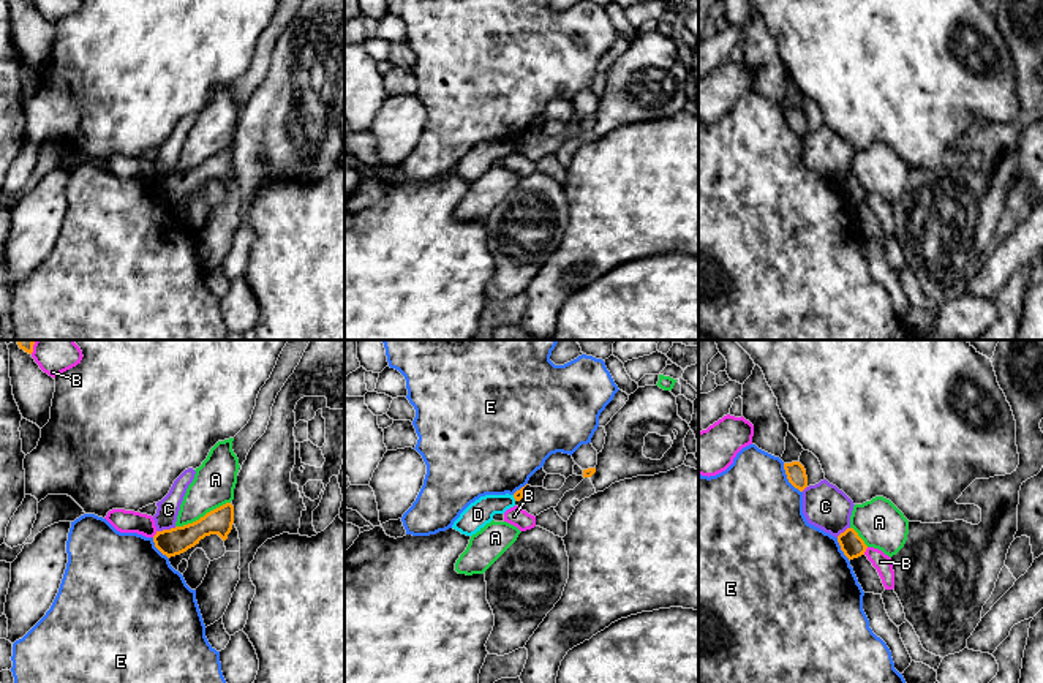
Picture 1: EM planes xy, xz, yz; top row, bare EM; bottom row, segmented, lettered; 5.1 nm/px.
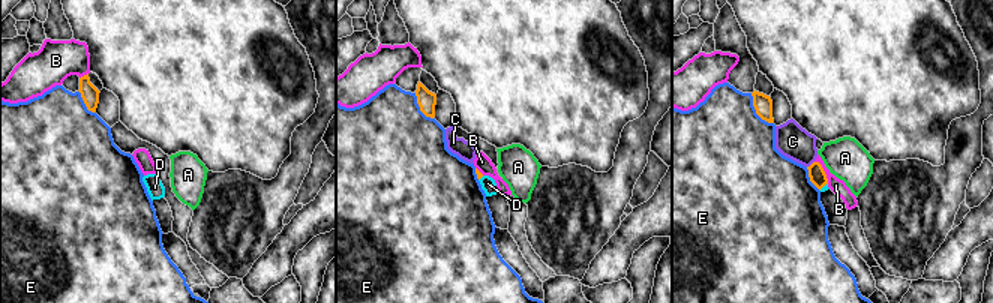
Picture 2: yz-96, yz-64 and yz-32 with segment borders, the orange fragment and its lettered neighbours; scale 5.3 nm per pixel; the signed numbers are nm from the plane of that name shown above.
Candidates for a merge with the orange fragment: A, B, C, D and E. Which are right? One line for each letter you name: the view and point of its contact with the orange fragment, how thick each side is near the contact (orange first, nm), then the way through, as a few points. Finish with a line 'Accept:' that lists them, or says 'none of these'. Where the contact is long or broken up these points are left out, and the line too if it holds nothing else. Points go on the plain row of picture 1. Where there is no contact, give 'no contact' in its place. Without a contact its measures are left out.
Accept: none of these

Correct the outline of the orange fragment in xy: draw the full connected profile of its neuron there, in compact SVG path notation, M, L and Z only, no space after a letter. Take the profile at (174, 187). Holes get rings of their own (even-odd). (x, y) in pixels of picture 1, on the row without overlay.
M226 149L207 158L204 163L193 169L156 177L153 188L163 201L171 204L186 198L188 194L199 190L201 185L210 180L218 180L223 187L226 187L232 175L232 169L234 152Z

